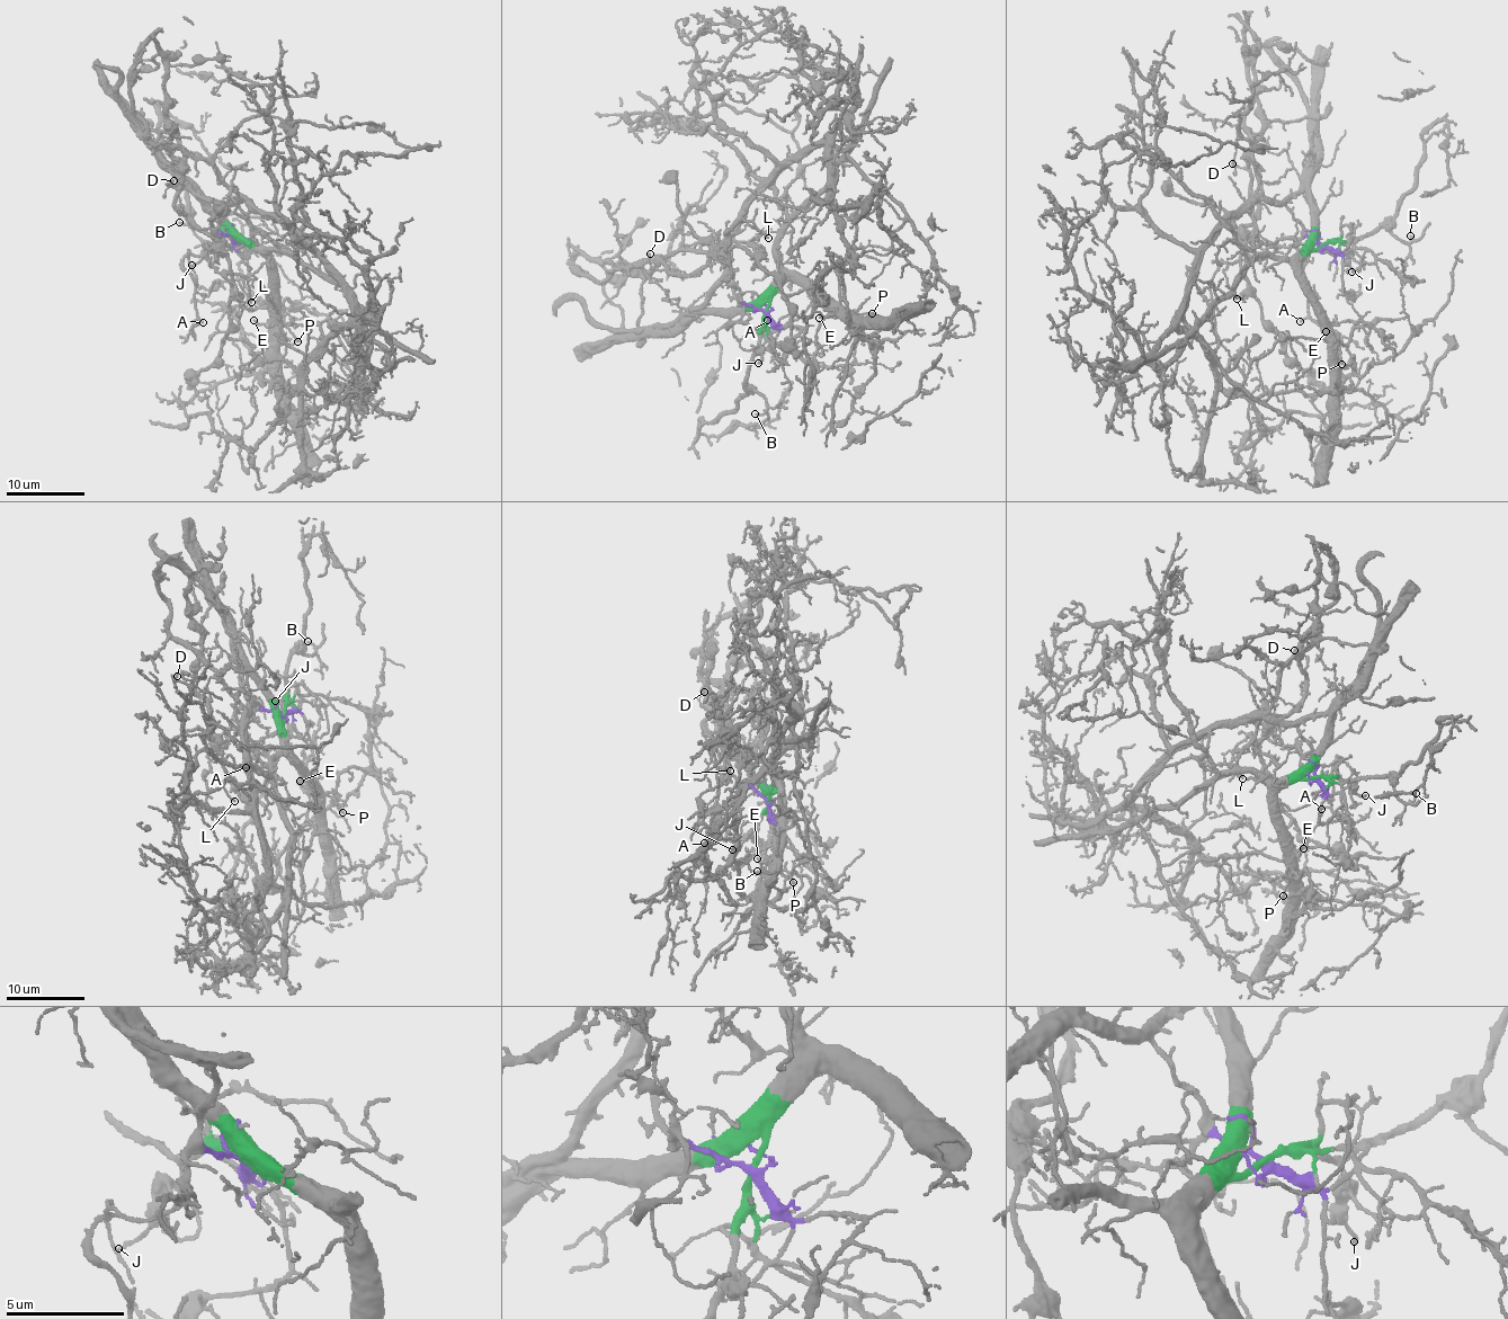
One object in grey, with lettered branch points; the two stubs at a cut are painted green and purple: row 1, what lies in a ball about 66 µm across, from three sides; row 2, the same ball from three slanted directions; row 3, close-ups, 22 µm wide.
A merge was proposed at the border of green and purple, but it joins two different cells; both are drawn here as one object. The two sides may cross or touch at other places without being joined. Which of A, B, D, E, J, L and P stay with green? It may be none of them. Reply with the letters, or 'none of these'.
B, E, J, P

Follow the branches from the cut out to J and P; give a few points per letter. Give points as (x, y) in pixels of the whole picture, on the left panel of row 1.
J: (234, 238), (224, 231), (217, 234), (206, 257), (190, 266)
P: (234, 238), (265, 257), (274, 313), (299, 340)

